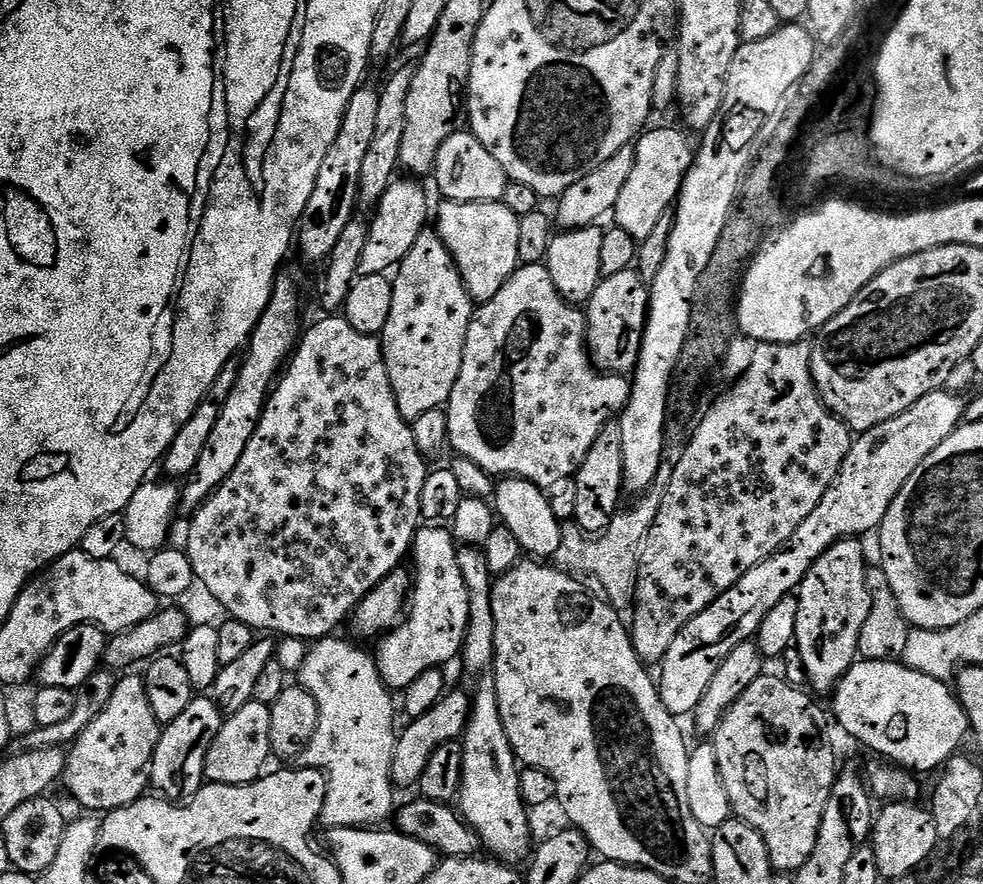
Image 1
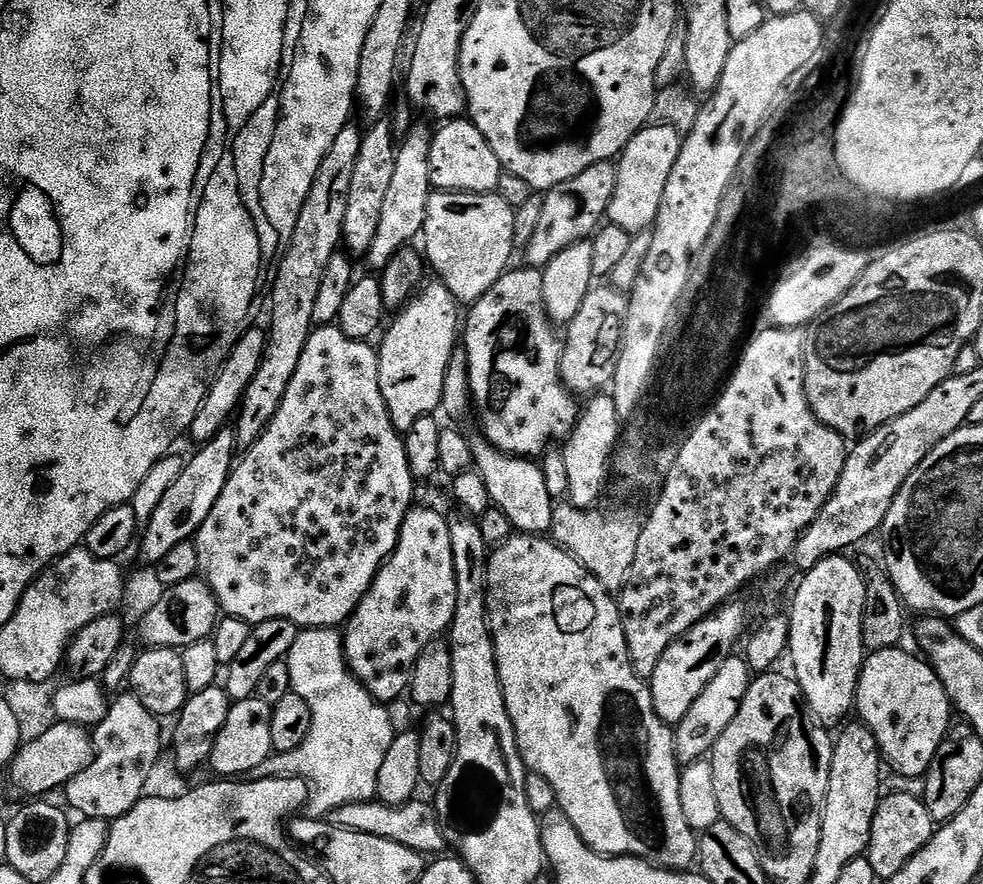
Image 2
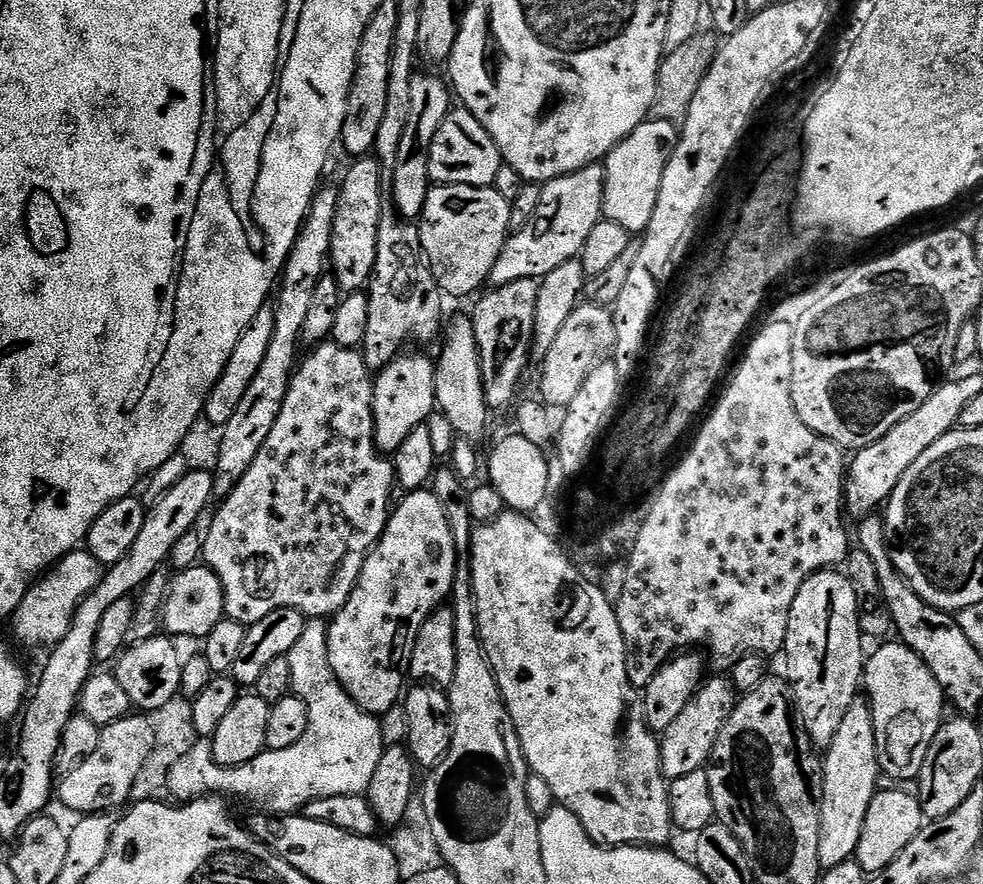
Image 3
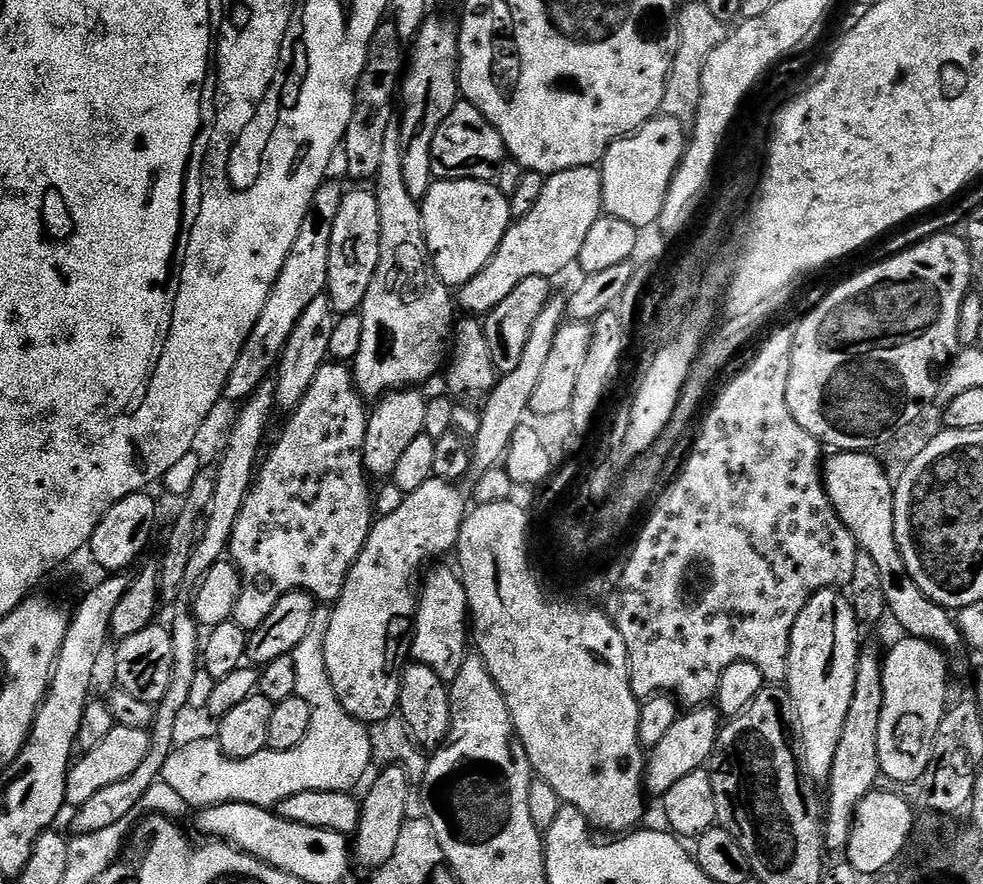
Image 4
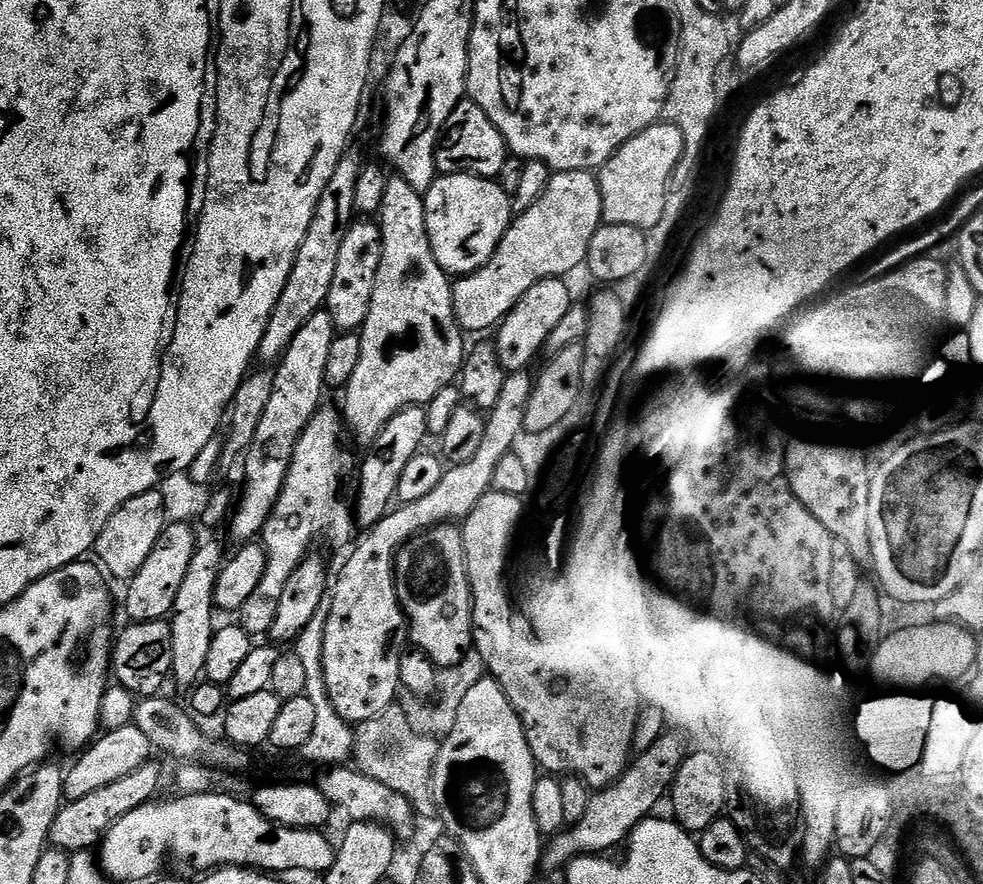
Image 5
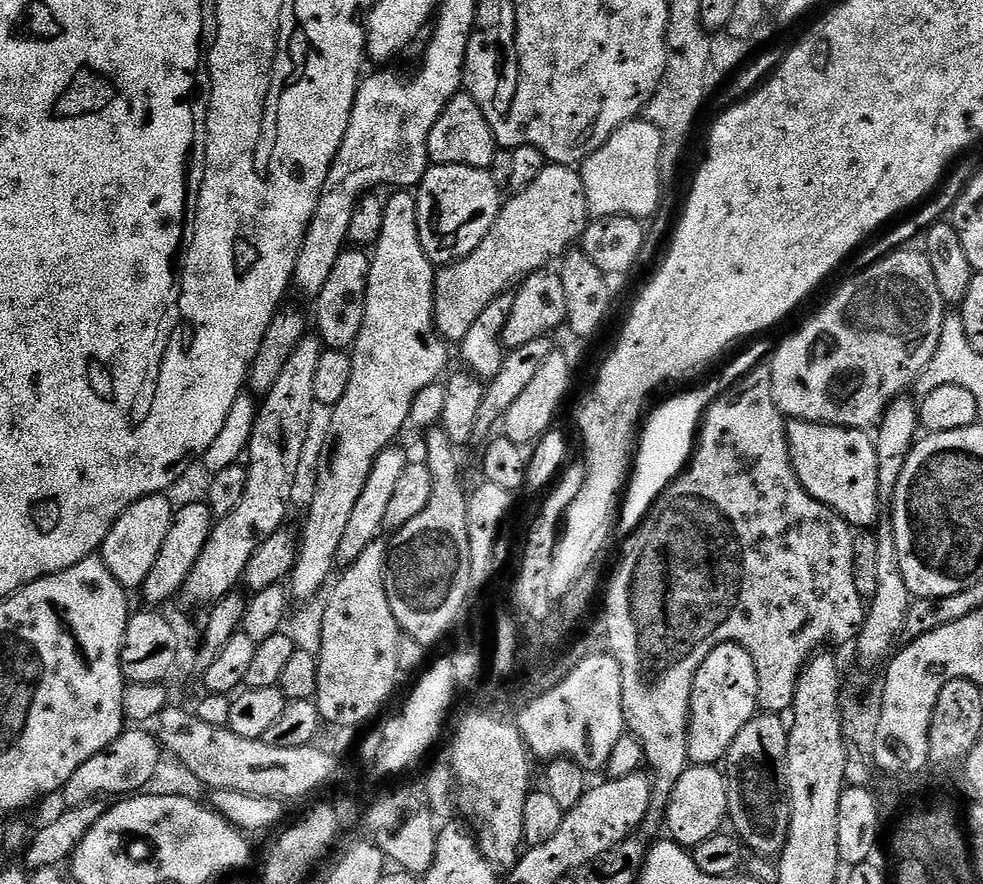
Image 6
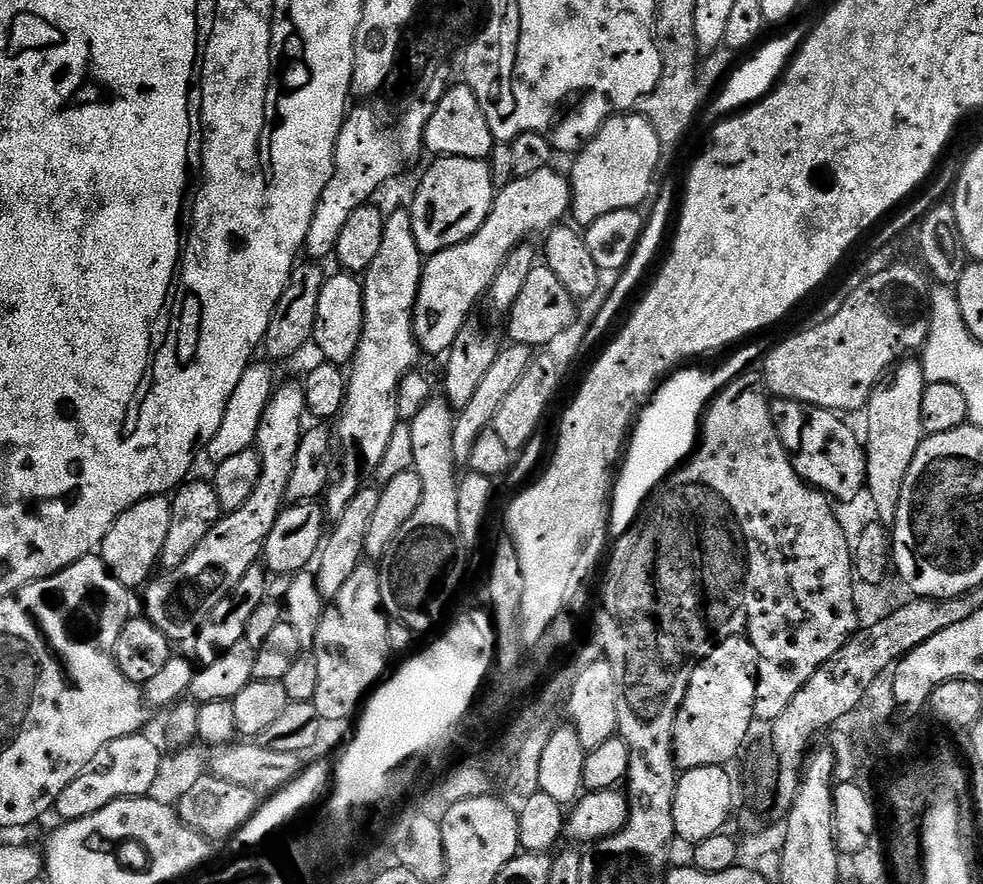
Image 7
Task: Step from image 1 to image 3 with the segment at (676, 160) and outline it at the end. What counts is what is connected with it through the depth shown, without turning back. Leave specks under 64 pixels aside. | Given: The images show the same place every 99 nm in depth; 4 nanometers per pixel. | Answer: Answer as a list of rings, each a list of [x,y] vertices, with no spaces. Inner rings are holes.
[[[649,118],[628,135],[603,161],[604,215],[603,219],[626,226],[633,234],[643,234],[650,226],[658,190],[662,190],[662,174],[680,141],[681,129],[669,121]]]

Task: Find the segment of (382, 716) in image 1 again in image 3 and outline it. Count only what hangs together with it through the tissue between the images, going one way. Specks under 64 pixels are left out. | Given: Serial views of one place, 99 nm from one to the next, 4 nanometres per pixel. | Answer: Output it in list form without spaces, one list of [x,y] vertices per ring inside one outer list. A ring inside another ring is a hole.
[[[312,618],[305,623],[301,636],[288,652],[290,662],[290,678],[292,679],[292,692],[310,710],[310,726],[306,726],[306,734],[302,734],[299,742],[294,742],[287,750],[264,751],[258,758],[246,762],[242,766],[223,768],[214,758],[214,750],[207,739],[197,739],[189,751],[170,769],[169,780],[166,787],[167,794],[176,802],[187,802],[208,798],[233,798],[249,800],[257,804],[257,809],[273,816],[286,816],[299,813],[310,802],[318,798],[334,798],[335,796],[358,796],[367,793],[370,778],[374,778],[374,770],[378,766],[378,758],[382,758],[386,747],[383,740],[381,721],[362,710],[346,694],[346,690],[338,682],[334,670],[330,666],[328,653],[328,624],[323,619]]]

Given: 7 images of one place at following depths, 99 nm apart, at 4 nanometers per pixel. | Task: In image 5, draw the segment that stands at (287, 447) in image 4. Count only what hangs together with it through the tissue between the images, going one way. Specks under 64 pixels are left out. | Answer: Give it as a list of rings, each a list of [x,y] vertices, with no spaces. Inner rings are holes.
[[[328,406],[315,412],[302,430],[302,438],[294,446],[290,470],[286,482],[270,518],[262,533],[262,547],[268,555],[266,574],[258,582],[258,590],[246,598],[239,610],[238,623],[245,628],[249,636],[262,637],[274,622],[274,610],[278,610],[278,598],[282,598],[282,589],[290,574],[313,551],[312,543],[316,536],[325,536],[332,544],[344,544],[353,539],[354,516],[346,505],[340,501],[340,475],[344,472],[344,440],[346,425],[341,413]]]

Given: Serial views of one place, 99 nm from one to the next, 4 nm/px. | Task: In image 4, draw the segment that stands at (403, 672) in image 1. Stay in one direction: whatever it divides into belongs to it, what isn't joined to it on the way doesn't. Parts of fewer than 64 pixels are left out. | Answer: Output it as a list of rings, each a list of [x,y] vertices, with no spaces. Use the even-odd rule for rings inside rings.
[[[435,478],[427,480],[422,486],[418,486],[418,490],[407,493],[403,497],[404,500],[397,506],[393,512],[388,512],[384,517],[377,519],[372,525],[370,534],[366,538],[366,546],[362,546],[362,554],[358,554],[358,558],[354,562],[354,566],[350,570],[350,574],[346,578],[346,586],[342,586],[342,594],[331,605],[330,611],[332,617],[328,623],[326,630],[326,670],[330,674],[330,682],[334,686],[334,694],[338,694],[338,702],[342,702],[342,706],[346,710],[346,714],[350,714],[355,720],[359,720],[365,726],[371,726],[382,722],[386,718],[390,718],[400,707],[400,673],[404,671],[410,660],[412,650],[412,633],[416,623],[416,610],[418,607],[418,576],[416,580],[416,571],[420,568],[423,560],[428,560],[431,556],[444,556],[453,551],[456,547],[456,539],[460,537],[460,527],[466,515],[466,507],[464,508],[464,496],[459,492],[455,483],[446,480],[437,480]]]

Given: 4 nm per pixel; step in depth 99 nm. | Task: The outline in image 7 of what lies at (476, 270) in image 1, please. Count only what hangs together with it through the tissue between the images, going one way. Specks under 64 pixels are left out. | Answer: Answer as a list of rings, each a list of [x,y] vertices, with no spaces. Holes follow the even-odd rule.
[[[441,156],[431,161],[428,173],[416,188],[416,197],[410,203],[414,238],[421,253],[441,252],[458,242],[466,242],[486,222],[492,209],[494,189],[487,160]]]

